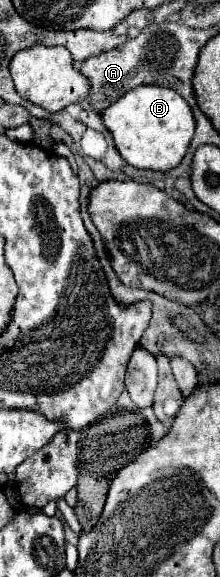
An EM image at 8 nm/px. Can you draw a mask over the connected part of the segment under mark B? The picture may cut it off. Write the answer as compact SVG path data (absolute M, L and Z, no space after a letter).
M144 85L130 89L124 97L102 111L102 121L112 131L114 145L122 159L138 169L166 173L178 167L194 137L194 115L190 113L190 105L186 105L180 93L170 87Z

